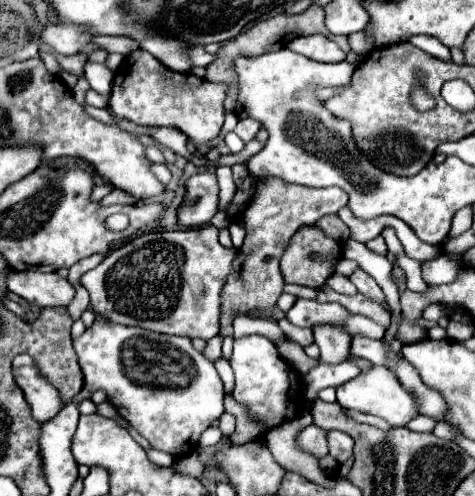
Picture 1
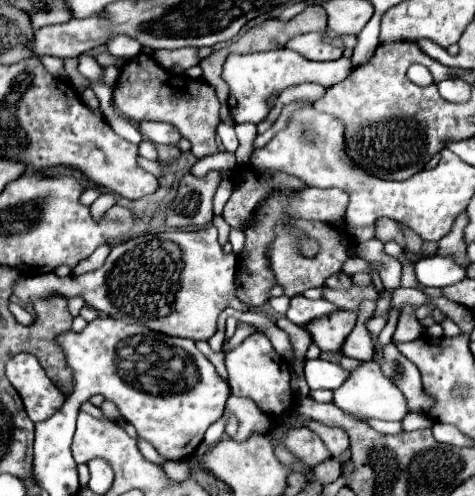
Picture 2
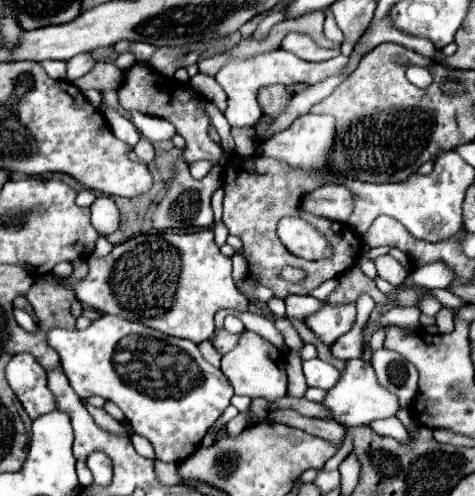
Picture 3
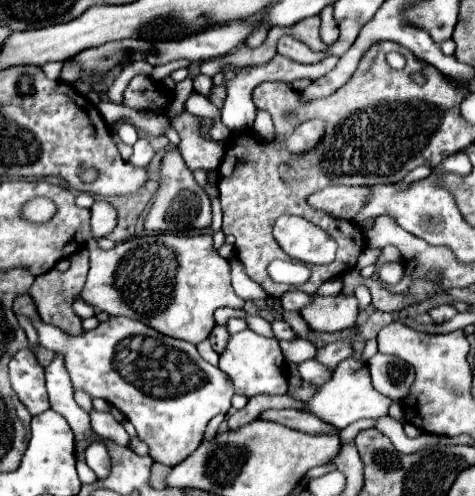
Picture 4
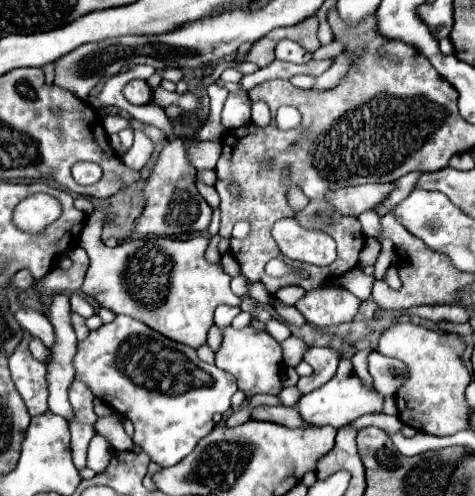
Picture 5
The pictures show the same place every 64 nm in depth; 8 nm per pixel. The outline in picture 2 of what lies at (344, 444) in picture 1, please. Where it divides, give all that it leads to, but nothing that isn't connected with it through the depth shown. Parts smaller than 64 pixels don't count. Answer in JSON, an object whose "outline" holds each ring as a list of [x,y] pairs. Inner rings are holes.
{"outline":[[[306,422],[306,428],[314,430],[322,440],[324,444],[330,448],[332,452],[332,458],[338,458],[342,452],[346,452],[350,448],[350,440],[348,440],[348,434],[340,428],[334,428],[334,426],[324,426],[324,424],[318,424],[318,422]]]}

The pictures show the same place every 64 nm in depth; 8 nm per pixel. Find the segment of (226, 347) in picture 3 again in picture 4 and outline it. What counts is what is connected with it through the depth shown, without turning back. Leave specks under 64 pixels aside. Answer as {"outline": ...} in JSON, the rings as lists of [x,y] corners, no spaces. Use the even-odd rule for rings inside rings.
{"outline":[[[214,326],[214,330],[212,330],[212,334],[210,334],[208,340],[210,340],[212,348],[214,348],[218,354],[222,354],[222,352],[226,350],[226,346],[228,346],[230,332],[226,330],[226,326]]]}

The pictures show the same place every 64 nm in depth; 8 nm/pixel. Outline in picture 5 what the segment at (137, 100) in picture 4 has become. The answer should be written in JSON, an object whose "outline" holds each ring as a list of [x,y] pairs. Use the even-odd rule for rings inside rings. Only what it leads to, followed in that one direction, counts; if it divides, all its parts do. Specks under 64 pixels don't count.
{"outline":[[[132,80],[124,88],[124,96],[130,104],[142,106],[152,100],[152,88],[146,84],[146,80]]]}

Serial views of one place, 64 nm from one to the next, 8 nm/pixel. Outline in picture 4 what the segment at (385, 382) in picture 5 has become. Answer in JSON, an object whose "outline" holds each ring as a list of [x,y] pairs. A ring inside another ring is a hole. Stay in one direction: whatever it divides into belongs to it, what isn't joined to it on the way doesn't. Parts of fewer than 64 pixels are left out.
{"outline":[[[374,354],[370,358],[370,374],[374,388],[396,402],[404,402],[414,380],[414,368],[402,362],[398,356]]]}

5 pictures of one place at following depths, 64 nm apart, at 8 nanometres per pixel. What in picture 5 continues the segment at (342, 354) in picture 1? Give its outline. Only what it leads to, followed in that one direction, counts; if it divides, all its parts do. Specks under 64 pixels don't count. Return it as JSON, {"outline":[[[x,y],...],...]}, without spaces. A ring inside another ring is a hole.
{"outline":[[[328,286],[306,292],[304,300],[296,304],[306,322],[320,328],[352,322],[358,312],[358,306],[360,300],[352,292]]]}

